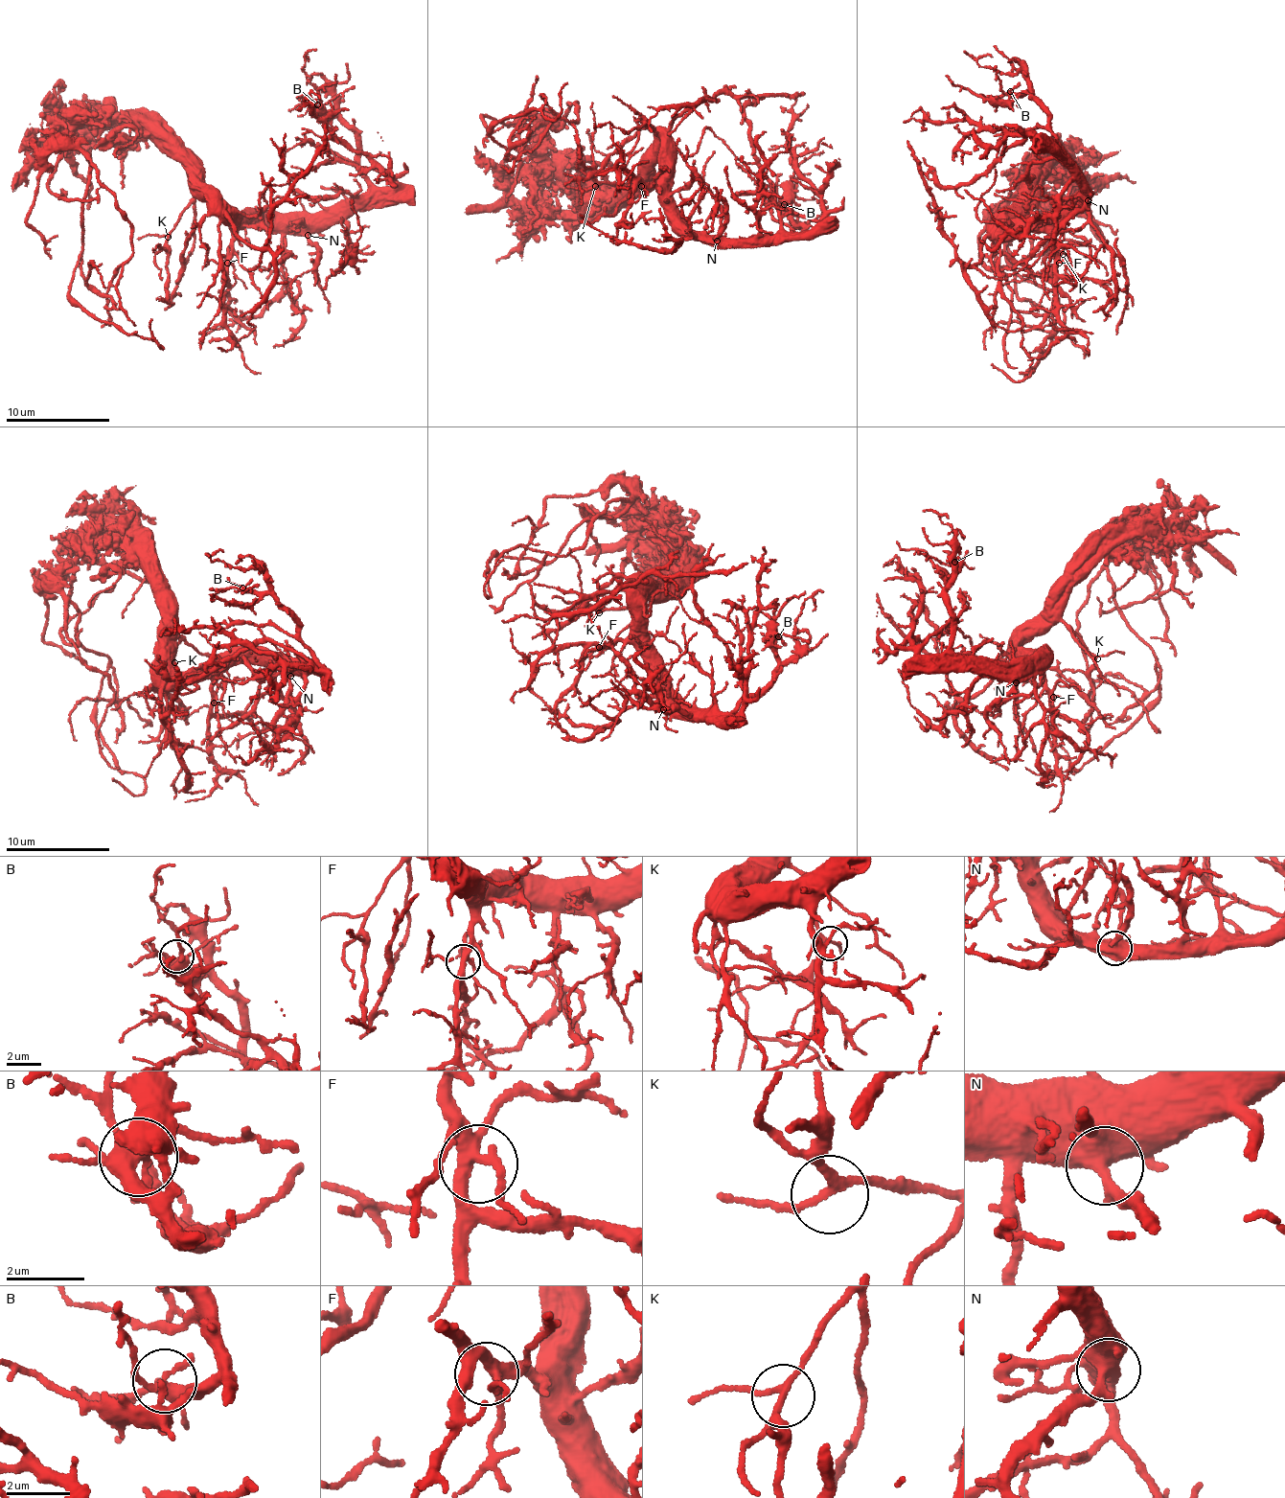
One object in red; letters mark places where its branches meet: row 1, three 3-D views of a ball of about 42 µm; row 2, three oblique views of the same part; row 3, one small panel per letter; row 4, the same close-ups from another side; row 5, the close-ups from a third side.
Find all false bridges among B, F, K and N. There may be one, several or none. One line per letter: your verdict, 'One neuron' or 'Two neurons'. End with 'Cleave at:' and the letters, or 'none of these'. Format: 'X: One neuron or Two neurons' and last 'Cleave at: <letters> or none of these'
B: One neuron
F: One neuron
K: One neuron
N: One neuron
Cleave at: none of these

